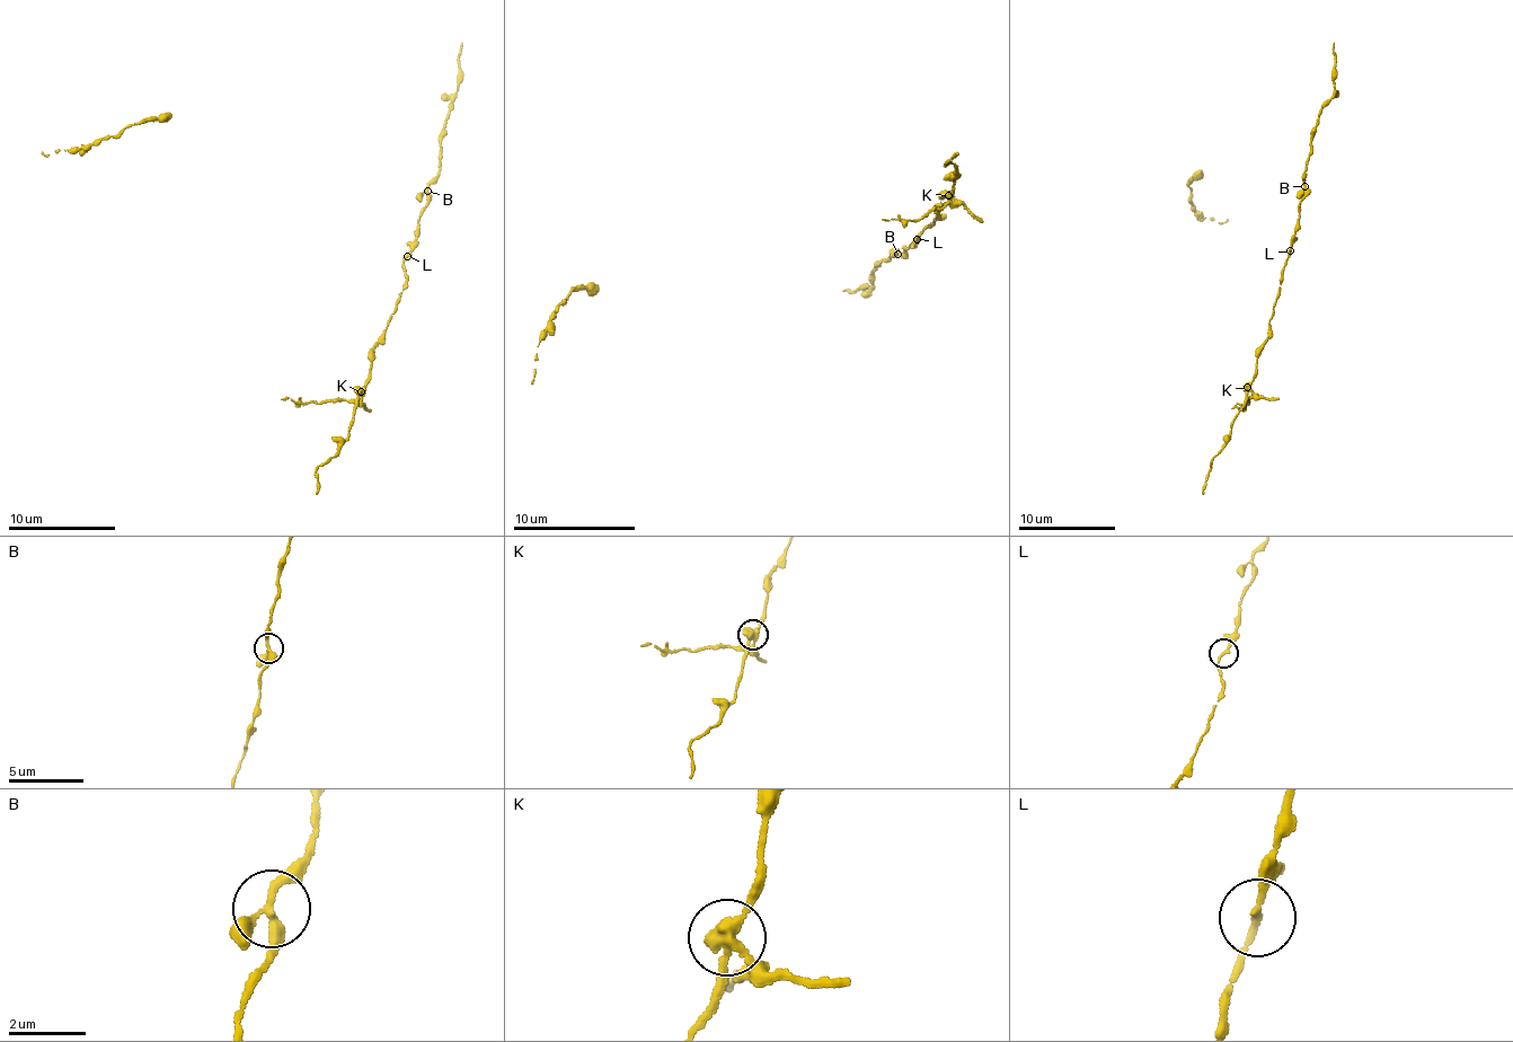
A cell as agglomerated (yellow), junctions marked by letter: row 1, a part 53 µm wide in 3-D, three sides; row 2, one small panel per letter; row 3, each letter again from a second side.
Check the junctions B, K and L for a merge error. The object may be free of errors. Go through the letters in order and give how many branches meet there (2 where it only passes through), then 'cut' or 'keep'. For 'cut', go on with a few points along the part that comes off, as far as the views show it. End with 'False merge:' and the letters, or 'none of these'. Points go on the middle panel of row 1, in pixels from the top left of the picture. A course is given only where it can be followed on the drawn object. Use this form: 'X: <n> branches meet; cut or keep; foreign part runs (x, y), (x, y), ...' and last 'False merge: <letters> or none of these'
B: 3 branches meet; keep
K: 3 branches meet; cut; foreign part runs (947, 194), (953, 202), (932, 206), (919, 219), (883, 219)
L: 2 branches meet; keep
False merge: K

